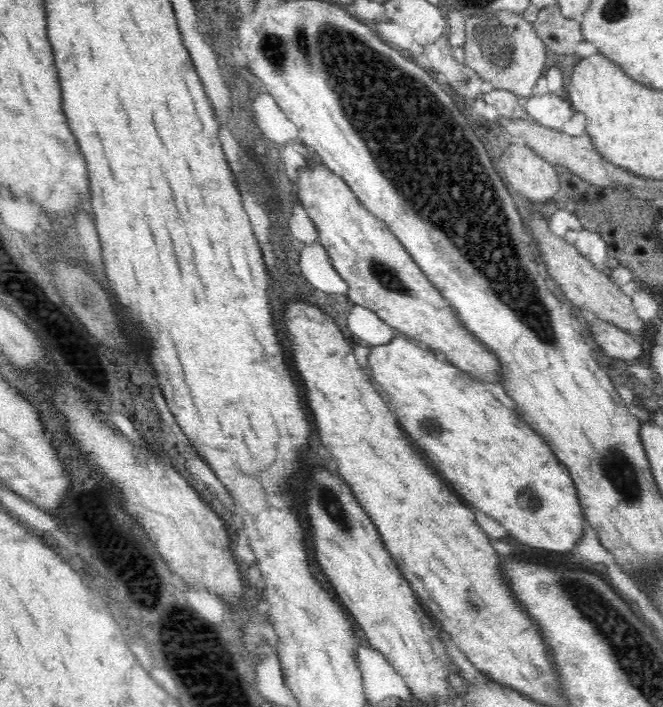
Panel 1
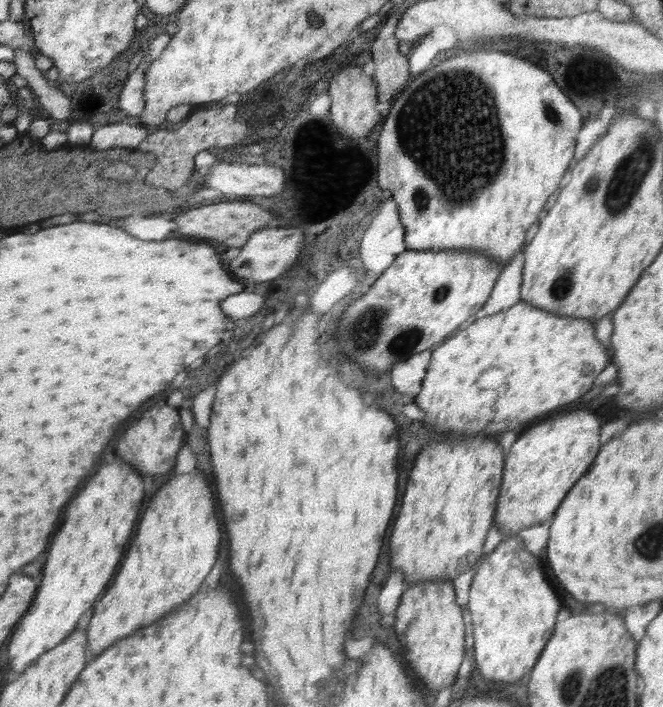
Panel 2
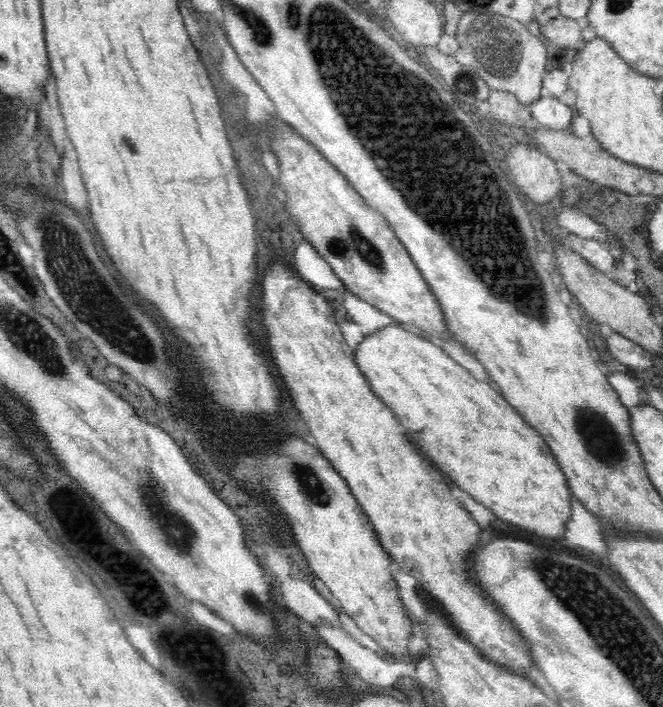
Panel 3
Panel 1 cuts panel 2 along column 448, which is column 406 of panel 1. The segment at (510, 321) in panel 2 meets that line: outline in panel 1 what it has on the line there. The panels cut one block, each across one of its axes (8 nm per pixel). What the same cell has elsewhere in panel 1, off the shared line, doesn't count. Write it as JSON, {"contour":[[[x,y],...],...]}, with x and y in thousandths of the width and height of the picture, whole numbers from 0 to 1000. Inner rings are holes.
{"contour":[[[606,472],[593,475],[582,487],[558,489],[549,519],[576,546],[585,569],[600,577],[594,583],[603,603],[704,716],[713,714],[748,734],[790,772],[863,784],[866,771],[881,755],[884,733],[855,661],[839,648],[819,618],[742,559],[733,542],[718,539],[679,511],[661,509],[652,494],[643,494]]]}

